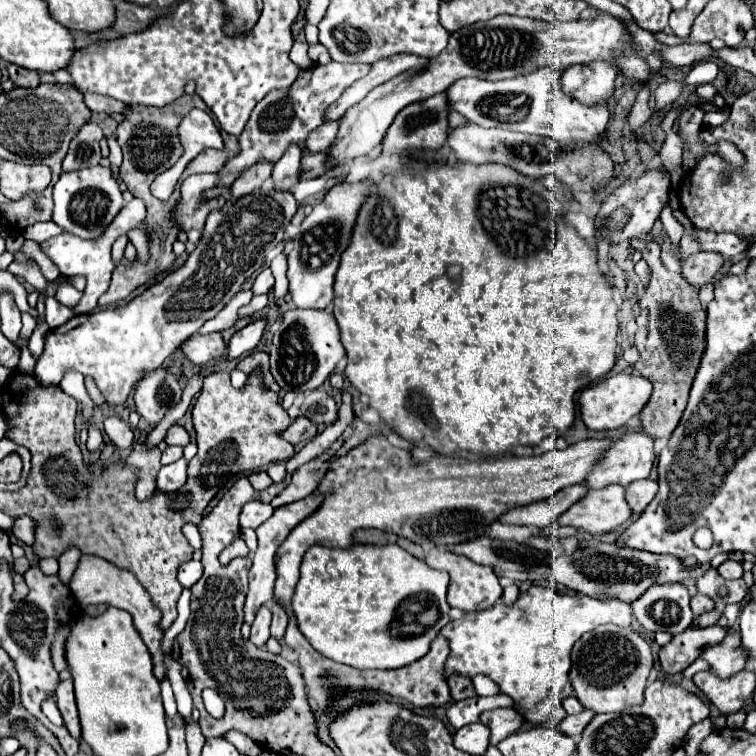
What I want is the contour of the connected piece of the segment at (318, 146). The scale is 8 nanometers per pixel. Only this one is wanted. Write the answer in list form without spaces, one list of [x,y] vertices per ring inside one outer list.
[[[339,119],[337,121],[325,121],[323,127],[317,127],[313,133],[311,133],[311,139],[309,139],[309,147],[311,151],[323,151],[327,149],[335,137],[337,137],[337,131],[339,131]]]

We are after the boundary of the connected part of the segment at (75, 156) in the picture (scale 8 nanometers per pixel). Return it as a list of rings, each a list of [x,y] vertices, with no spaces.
[[[85,123],[75,139],[69,145],[69,153],[63,159],[63,171],[77,171],[85,167],[95,167],[101,161],[99,141],[103,139],[103,131],[95,123]]]

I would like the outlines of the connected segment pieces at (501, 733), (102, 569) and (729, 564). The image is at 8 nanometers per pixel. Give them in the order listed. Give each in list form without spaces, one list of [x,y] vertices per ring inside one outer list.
[[[499,707],[499,709],[491,709],[491,711],[483,711],[481,723],[489,725],[491,745],[497,745],[505,737],[519,731],[519,727],[523,725],[523,717],[511,707]]]
[[[81,555],[79,563],[77,563],[77,571],[75,575],[71,577],[71,593],[73,597],[77,599],[77,603],[85,609],[87,605],[113,605],[113,607],[121,607],[121,609],[127,609],[131,615],[133,615],[133,621],[135,621],[135,627],[137,631],[141,633],[145,645],[149,647],[151,655],[153,655],[153,663],[155,663],[155,677],[159,679],[161,673],[165,673],[165,667],[163,667],[163,651],[159,647],[159,639],[163,637],[163,629],[159,627],[159,609],[151,603],[147,591],[137,583],[135,575],[131,575],[129,571],[123,571],[123,569],[117,569],[115,565],[107,563],[105,559],[99,559],[95,555]]]
[[[729,559],[729,561],[725,561],[723,565],[717,567],[717,573],[719,573],[723,579],[739,579],[739,577],[743,575],[743,567],[741,567],[741,563]]]

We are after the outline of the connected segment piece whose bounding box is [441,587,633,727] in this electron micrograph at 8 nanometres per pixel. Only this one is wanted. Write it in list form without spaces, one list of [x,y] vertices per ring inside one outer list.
[[[531,587],[519,595],[513,607],[497,603],[487,611],[465,613],[461,619],[449,621],[441,631],[451,643],[445,671],[447,677],[451,673],[469,677],[483,673],[491,677],[499,685],[499,693],[515,701],[515,707],[519,707],[517,711],[525,720],[557,727],[567,716],[563,699],[573,693],[569,683],[569,655],[575,641],[597,625],[613,623],[631,627],[631,621],[631,609],[625,603],[599,601],[585,595],[557,595],[545,587]]]

